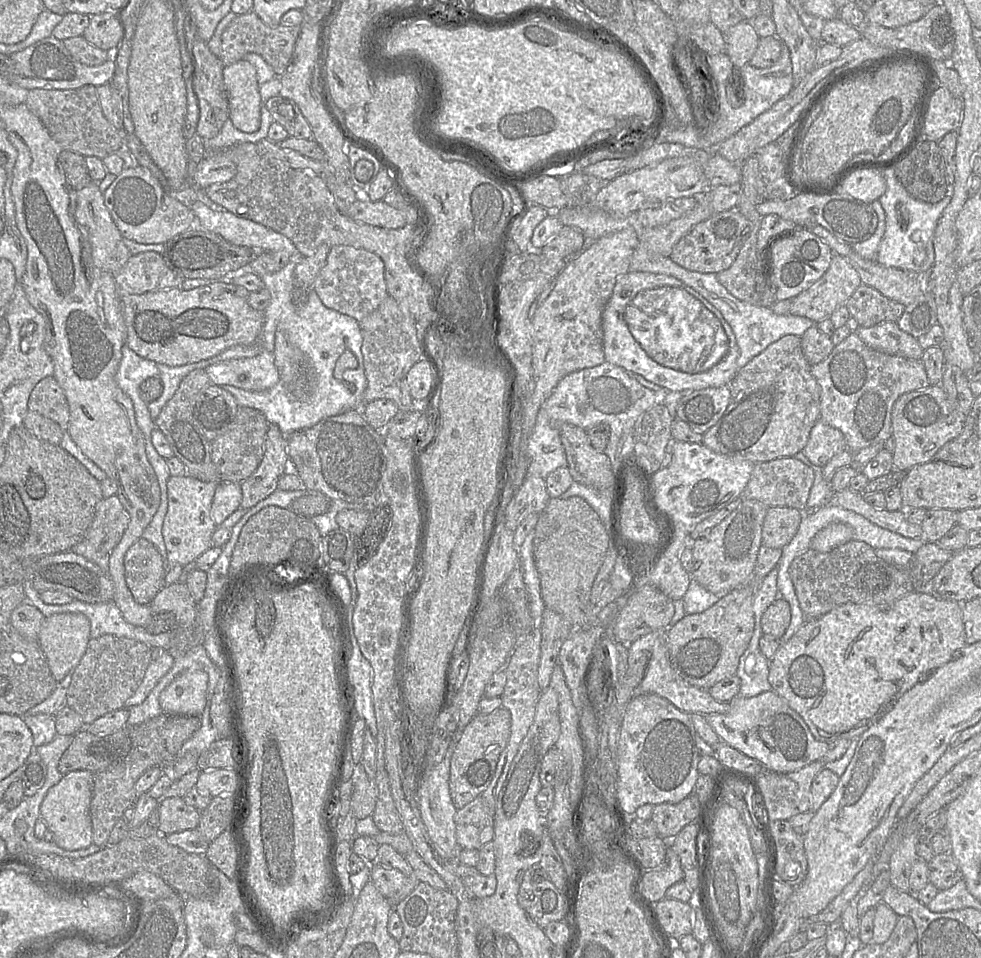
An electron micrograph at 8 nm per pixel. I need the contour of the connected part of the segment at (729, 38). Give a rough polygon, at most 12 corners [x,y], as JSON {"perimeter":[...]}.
{"perimeter":[[743,20],[723,34],[737,69],[749,64],[760,40]]}

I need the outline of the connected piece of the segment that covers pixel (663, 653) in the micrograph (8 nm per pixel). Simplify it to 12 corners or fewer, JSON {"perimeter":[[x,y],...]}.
{"perimeter":[[665,631],[638,693],[657,694],[688,714],[725,714],[729,702],[686,683],[669,660]]}

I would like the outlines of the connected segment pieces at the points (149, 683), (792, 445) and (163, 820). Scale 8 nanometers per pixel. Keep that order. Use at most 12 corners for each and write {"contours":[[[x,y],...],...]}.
{"contours":[[[152,648],[152,661],[136,692],[124,708],[141,704],[172,668],[174,658]],[[801,337],[737,371],[703,434],[714,452],[767,462],[803,451],[820,388]],[[181,797],[158,804],[159,834],[195,829],[200,811]]]}

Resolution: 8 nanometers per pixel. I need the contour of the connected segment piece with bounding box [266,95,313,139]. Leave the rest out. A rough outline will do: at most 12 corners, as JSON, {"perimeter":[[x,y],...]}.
{"perimeter":[[293,100],[266,102],[274,122],[289,136],[313,139],[309,123]]}

